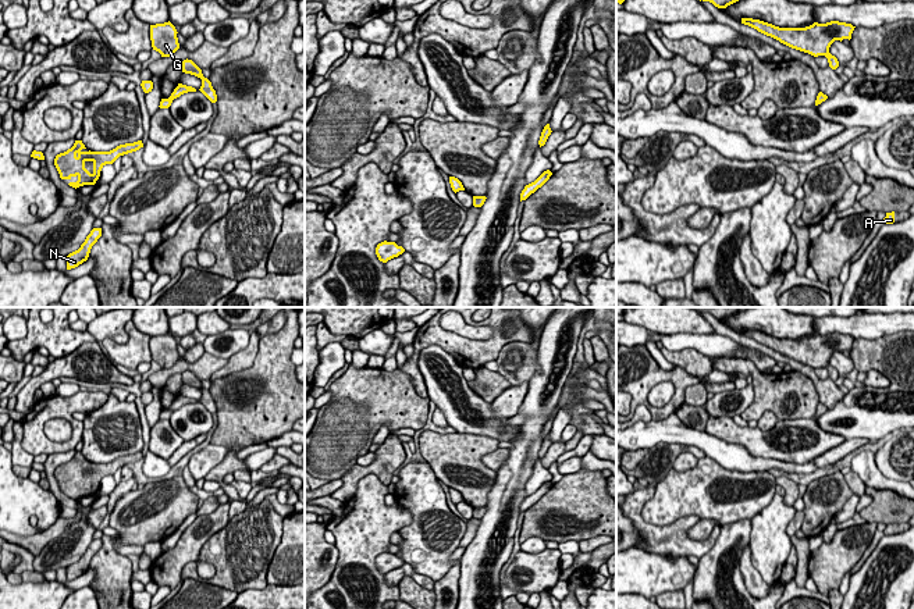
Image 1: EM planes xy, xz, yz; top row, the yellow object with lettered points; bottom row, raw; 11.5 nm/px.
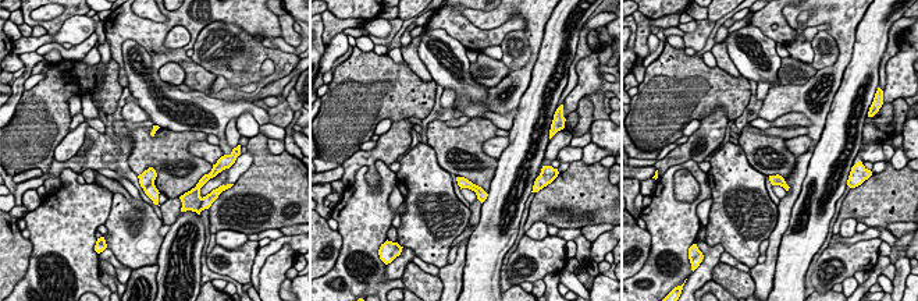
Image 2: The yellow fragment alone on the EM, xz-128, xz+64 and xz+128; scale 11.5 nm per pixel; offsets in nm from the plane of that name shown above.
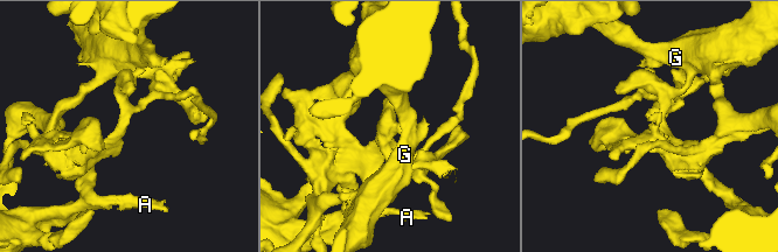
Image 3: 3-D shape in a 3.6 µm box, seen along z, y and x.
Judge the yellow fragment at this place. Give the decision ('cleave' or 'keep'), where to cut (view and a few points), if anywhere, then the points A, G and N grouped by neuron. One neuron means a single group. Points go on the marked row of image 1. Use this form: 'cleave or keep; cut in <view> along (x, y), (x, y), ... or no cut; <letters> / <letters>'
cleave; cut in xz along (482, 196), (475, 206); A N / G

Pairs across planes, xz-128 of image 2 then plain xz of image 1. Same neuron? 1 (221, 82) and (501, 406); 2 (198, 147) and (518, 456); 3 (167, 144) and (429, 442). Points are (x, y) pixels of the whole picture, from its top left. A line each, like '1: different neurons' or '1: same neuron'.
1: same neuron
2: different neurons
3: same neuron

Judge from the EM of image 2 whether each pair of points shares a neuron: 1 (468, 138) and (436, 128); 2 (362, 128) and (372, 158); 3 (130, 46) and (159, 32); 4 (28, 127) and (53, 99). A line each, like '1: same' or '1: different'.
1: same
2: different
3: different
4: same

